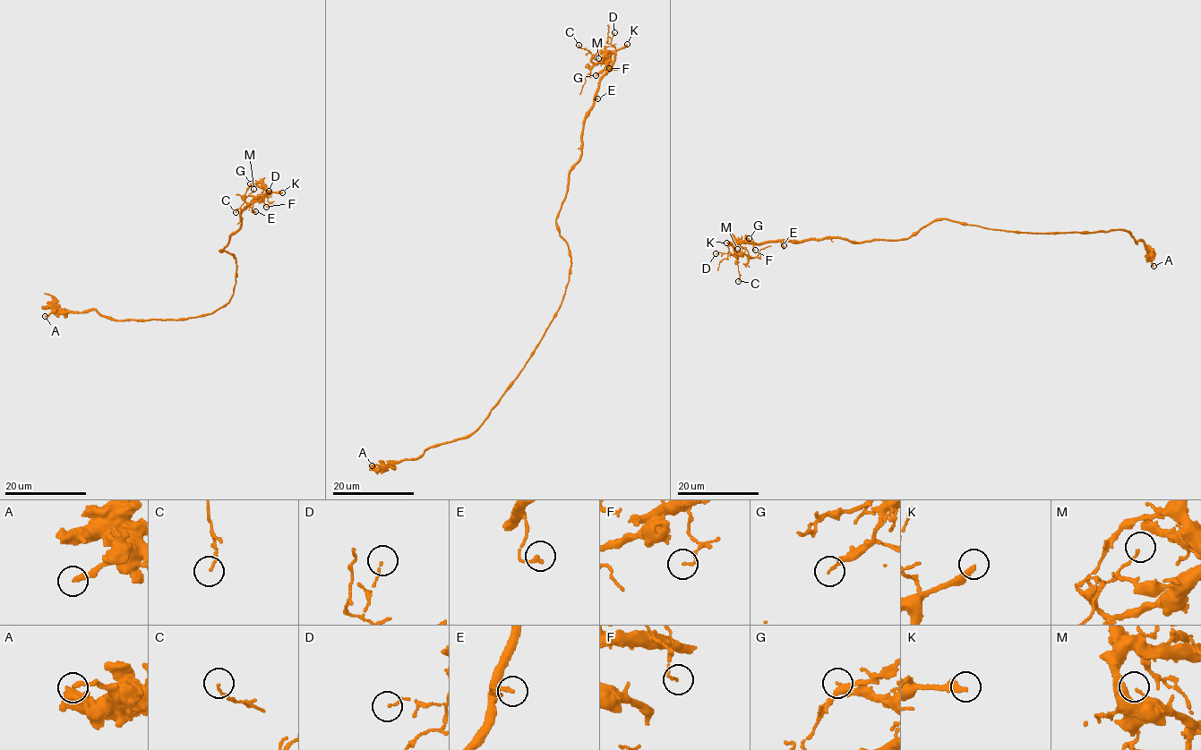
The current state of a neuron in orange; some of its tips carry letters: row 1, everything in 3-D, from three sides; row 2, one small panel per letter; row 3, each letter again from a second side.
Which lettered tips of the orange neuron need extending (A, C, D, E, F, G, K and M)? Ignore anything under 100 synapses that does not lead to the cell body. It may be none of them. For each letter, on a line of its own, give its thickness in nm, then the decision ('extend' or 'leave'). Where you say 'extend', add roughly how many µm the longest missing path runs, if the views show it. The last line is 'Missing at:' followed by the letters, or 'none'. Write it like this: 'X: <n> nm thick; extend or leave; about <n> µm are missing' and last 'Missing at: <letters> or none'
A: 200 nm thick; leave
C: 100 nm thick; leave
D: 80 nm thick; leave
E: 180 nm thick; leave
F: 110 nm thick; leave
G: 130 nm thick; leave
K: 280 nm thick; extend; about 50 µm are missing
M: 100 nm thick; leave
Missing at: K

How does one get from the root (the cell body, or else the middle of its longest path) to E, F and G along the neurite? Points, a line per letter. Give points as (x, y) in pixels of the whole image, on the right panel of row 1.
E: (965, 225), (937, 218), (907, 238), (897, 240), (810, 239), (780, 242), (784, 245)
F: (965, 225), (937, 218), (907, 238), (853, 242), (837, 238), (750, 242), (755, 250)
G: (965, 225), (937, 218), (907, 238), (894, 240), (853, 242), (837, 238), (757, 244), (741, 242), (749, 238)

